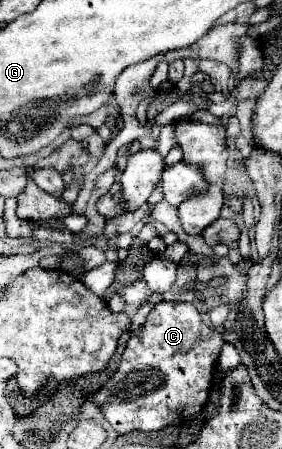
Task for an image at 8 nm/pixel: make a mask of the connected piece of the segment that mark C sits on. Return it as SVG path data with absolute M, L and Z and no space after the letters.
M161 301L151 309L143 327L131 333L131 339L127 341L127 347L121 355L119 369L109 377L109 381L101 389L89 393L85 401L93 401L117 433L129 433L133 429L159 431L171 423L183 423L195 413L199 413L205 405L213 379L213 365L223 343L225 341L221 333L207 327L201 321L199 311L191 303Z

